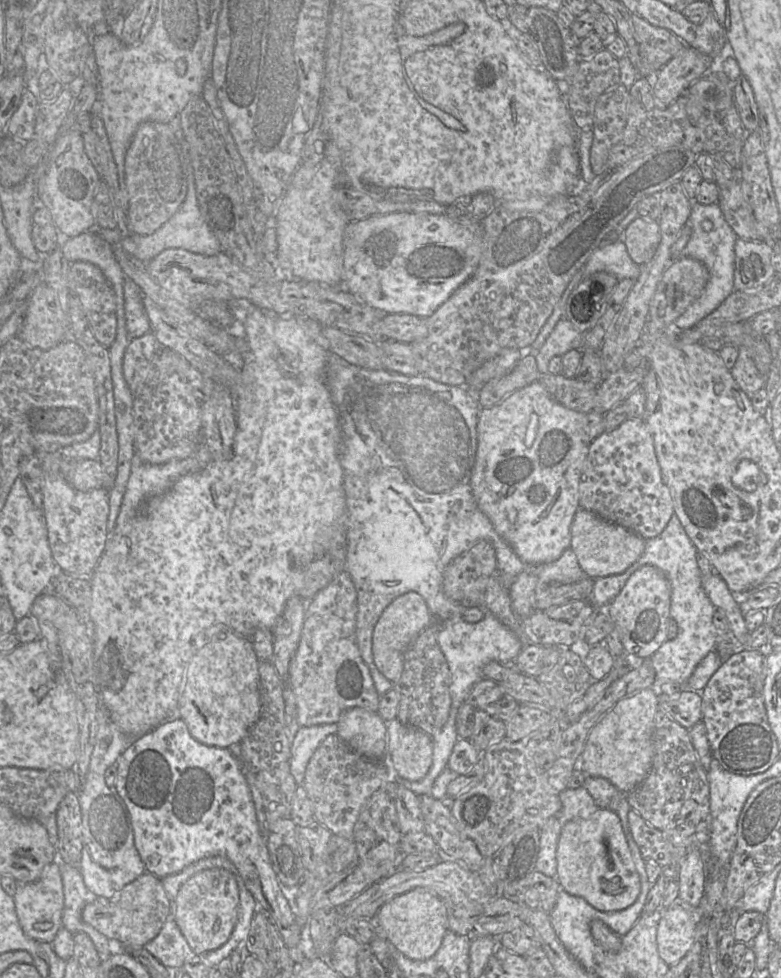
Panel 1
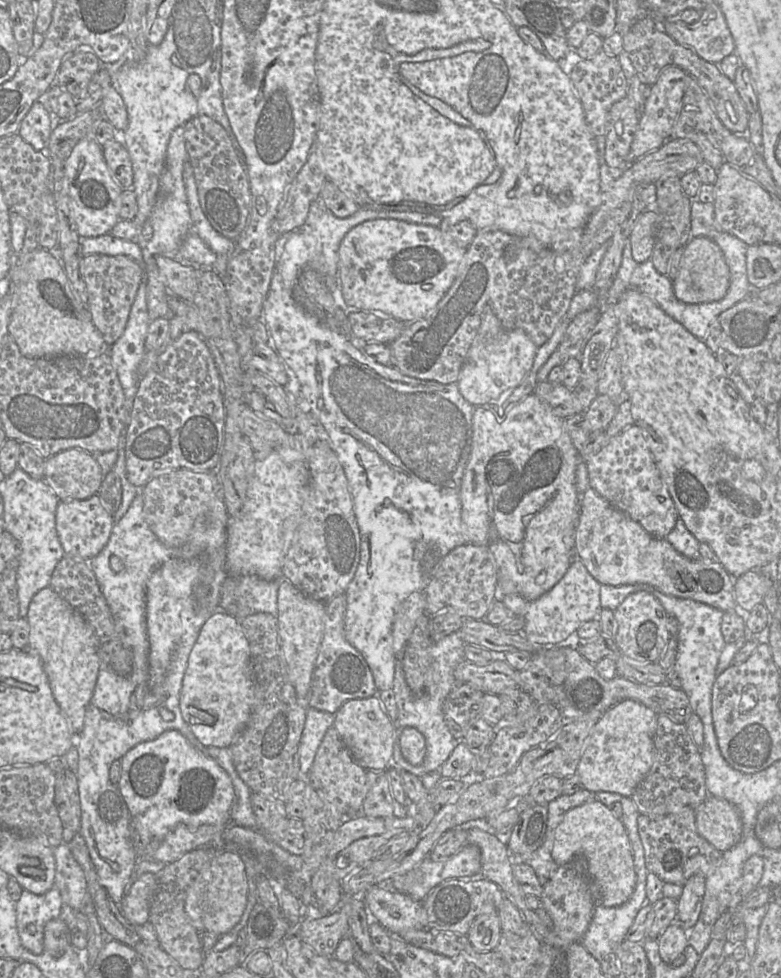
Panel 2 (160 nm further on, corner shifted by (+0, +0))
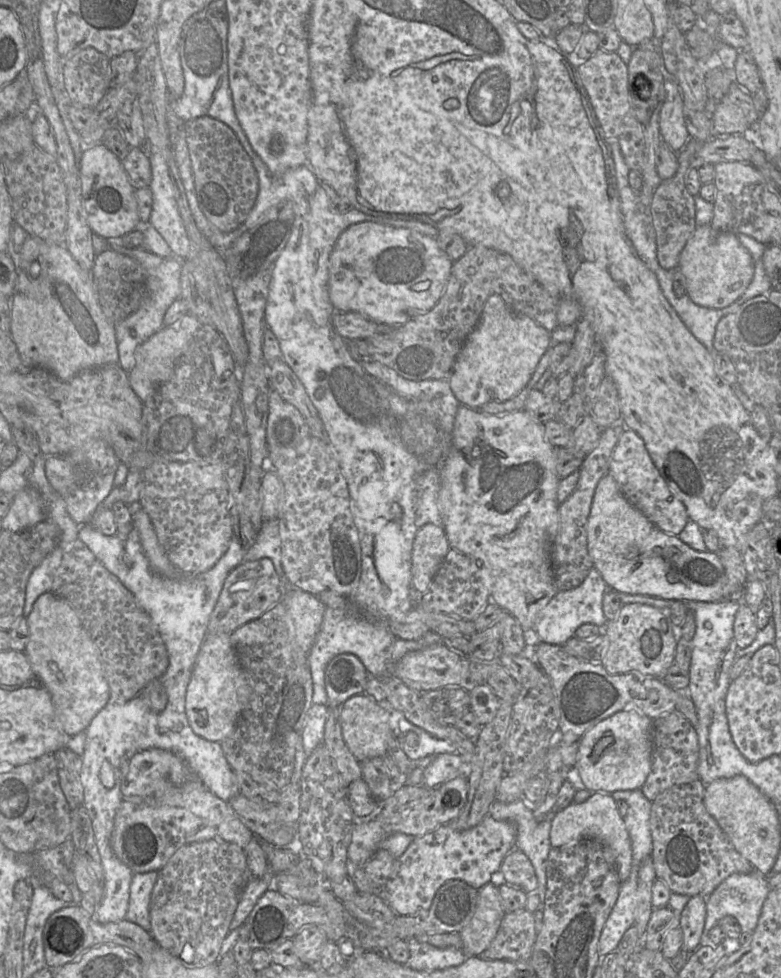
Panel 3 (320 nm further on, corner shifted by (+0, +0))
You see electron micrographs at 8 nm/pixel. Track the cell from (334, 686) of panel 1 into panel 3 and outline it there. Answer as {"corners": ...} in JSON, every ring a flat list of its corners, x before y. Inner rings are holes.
{"corners":[[354,654,335,656,325,669,327,706,338,707,351,697,364,694,369,677,363,663]]}

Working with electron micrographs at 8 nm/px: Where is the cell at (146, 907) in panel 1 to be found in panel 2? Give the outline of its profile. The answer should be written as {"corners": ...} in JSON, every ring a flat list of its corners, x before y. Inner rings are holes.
{"corners":[[145,873,131,886,119,903,125,919,132,925,142,925,149,921,150,906,157,888,157,875]]}

